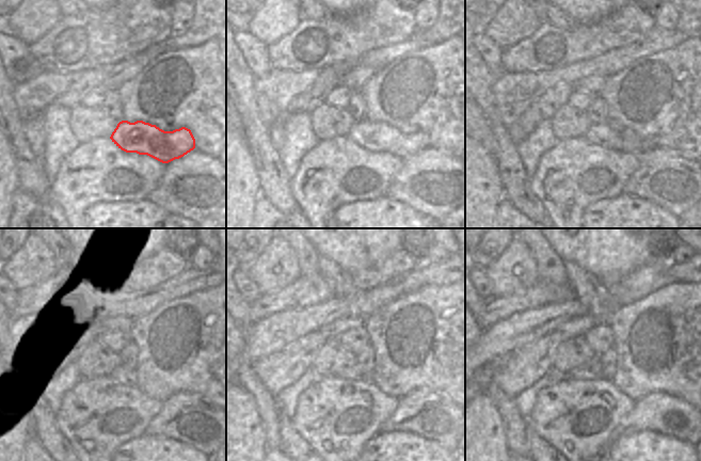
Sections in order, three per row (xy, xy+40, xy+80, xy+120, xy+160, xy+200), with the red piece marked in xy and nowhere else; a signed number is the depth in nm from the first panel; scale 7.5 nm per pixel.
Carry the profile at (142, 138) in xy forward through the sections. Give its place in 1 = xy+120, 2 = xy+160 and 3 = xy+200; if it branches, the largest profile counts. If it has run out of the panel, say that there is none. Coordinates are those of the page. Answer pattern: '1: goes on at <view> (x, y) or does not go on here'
1: goes on at xy+120 (120, 374)
2: goes on at xy+160 (354, 371)
3: goes on at xy+200 (590, 370)

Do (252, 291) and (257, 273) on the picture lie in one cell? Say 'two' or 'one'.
two

